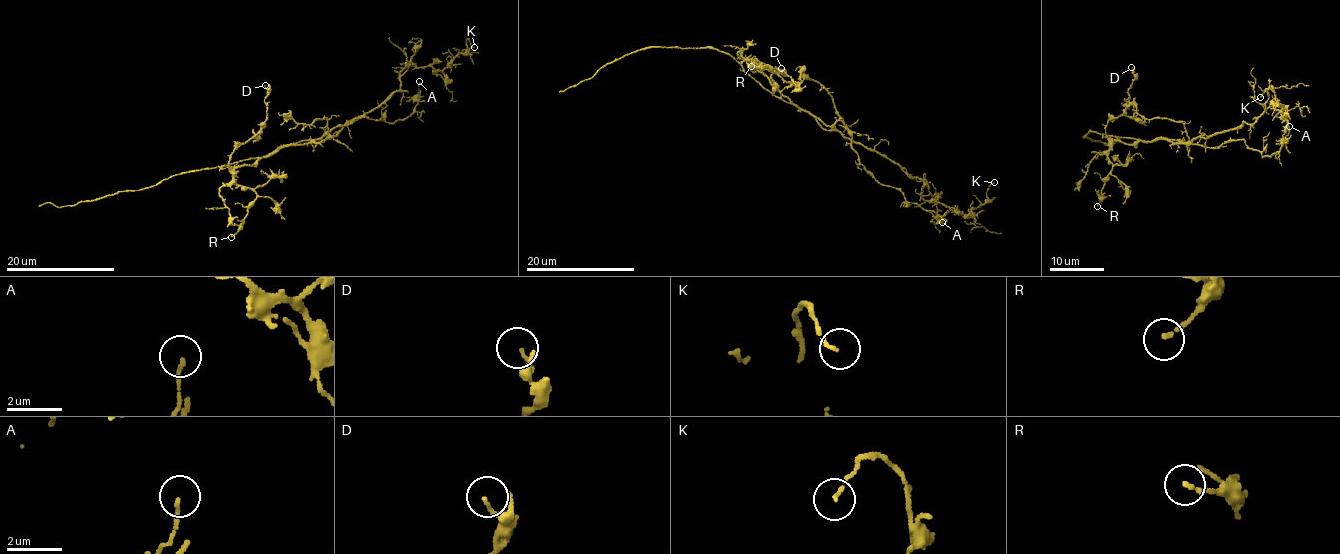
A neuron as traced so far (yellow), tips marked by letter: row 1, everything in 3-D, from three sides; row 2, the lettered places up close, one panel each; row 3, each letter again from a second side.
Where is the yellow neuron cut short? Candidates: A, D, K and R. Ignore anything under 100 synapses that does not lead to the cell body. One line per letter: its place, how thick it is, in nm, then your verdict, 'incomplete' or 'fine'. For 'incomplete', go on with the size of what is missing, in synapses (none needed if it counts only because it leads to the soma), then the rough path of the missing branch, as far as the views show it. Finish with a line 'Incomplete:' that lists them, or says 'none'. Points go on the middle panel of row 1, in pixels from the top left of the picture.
A: at (942, 222); 130 nm thick; fine
D: at (781, 68); 110 nm thick; fine
K: at (994, 182); 100 nm thick; fine
R: at (751, 66); 160 nm thick; fine
Incomplete: none

